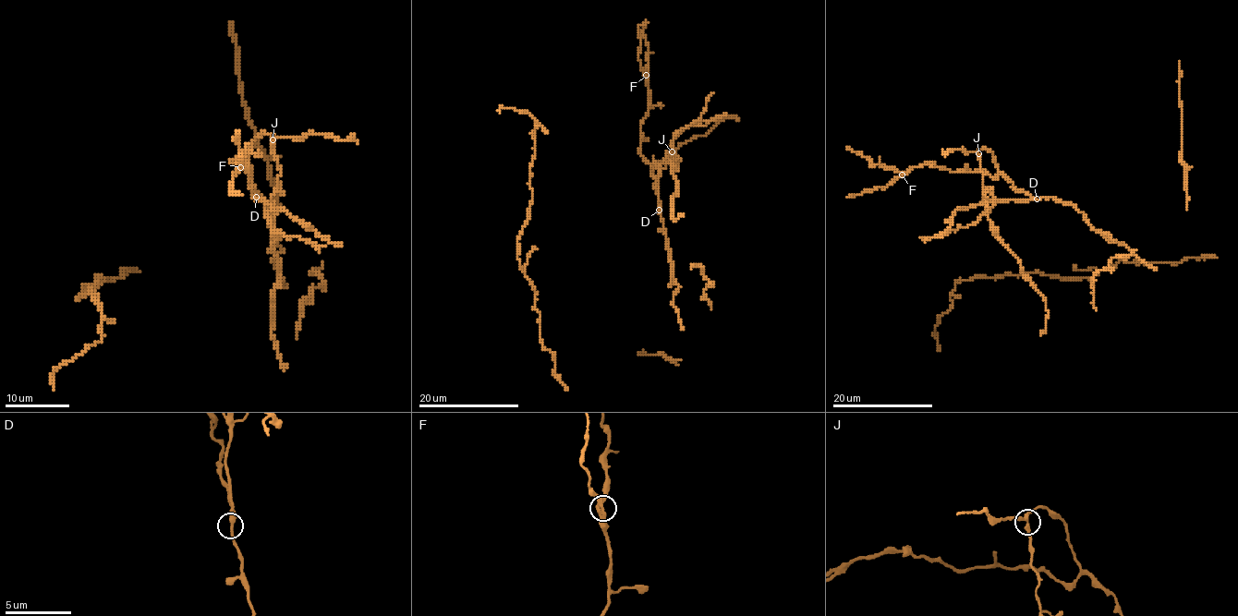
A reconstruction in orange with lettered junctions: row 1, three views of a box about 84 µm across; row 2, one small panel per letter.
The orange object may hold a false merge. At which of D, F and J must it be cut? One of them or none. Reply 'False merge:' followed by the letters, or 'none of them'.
False merge: J

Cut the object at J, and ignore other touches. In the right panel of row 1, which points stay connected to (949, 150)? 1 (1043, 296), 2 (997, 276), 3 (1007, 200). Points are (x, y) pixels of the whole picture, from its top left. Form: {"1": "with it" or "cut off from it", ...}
{"1": "cut off from it", "2": "with it", "3": "with it"}

